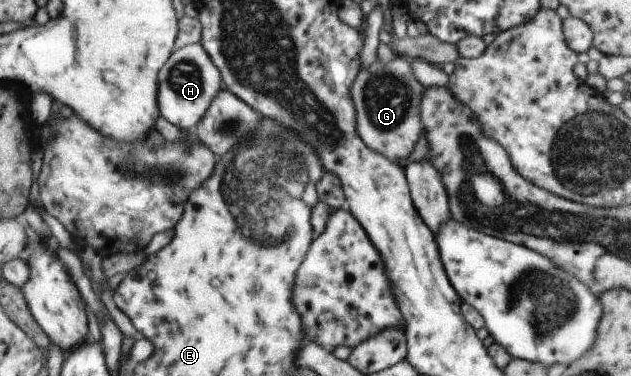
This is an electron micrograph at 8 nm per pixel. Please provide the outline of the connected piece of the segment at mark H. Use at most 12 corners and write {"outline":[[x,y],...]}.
{"outline":[[200,44],[157,73],[159,116],[192,131],[221,88]]}

